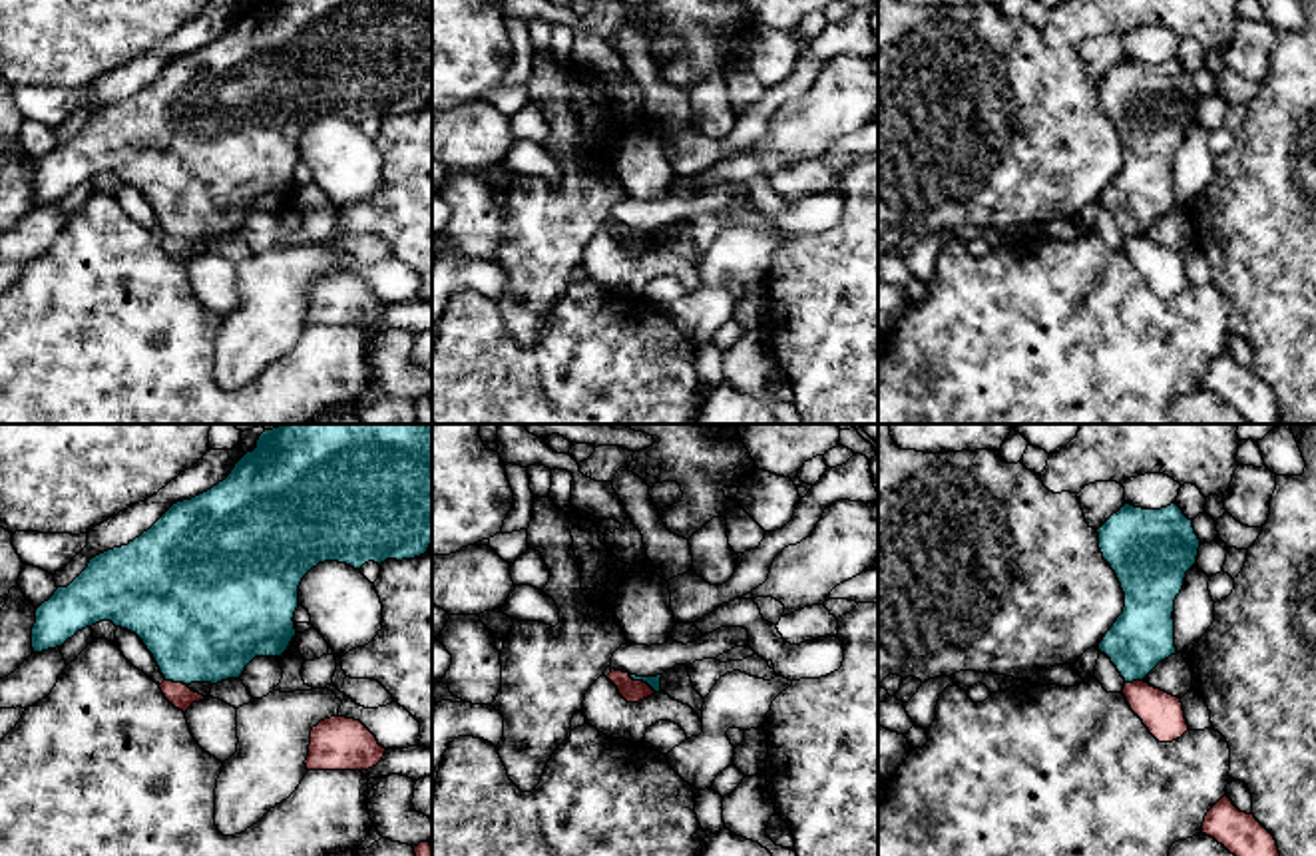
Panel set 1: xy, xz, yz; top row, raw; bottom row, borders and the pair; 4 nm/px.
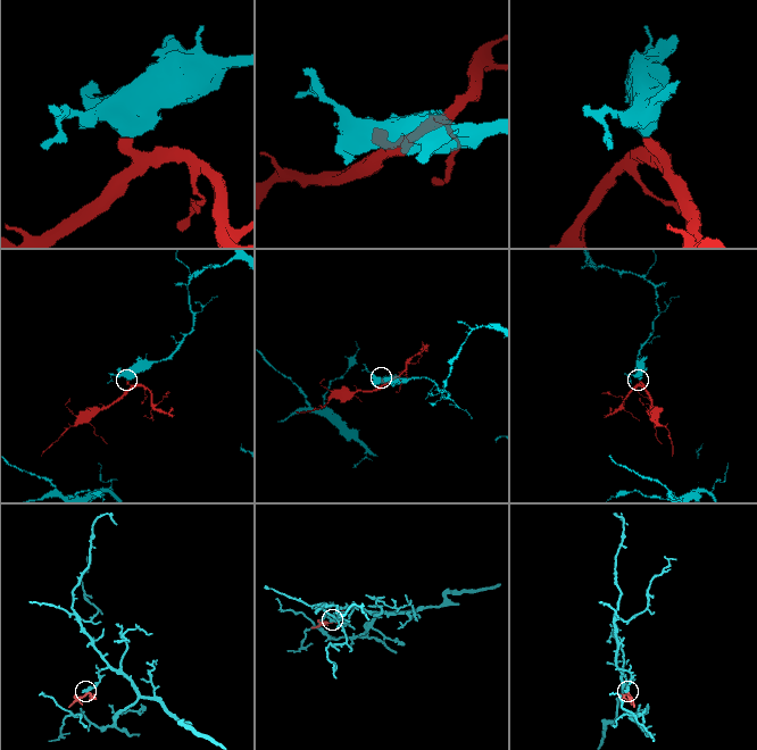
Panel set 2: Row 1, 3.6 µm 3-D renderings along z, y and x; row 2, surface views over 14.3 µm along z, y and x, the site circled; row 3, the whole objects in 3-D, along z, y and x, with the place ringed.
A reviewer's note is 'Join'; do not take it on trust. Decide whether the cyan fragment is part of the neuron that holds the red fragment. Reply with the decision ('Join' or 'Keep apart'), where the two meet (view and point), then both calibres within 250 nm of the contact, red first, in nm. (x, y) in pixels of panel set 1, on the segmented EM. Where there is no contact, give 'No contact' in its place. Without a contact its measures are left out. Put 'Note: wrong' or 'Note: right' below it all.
Keep apart. Touches red at xz (642, 681). Thickness 90 nm (red) against 50 nm
Note: wrong

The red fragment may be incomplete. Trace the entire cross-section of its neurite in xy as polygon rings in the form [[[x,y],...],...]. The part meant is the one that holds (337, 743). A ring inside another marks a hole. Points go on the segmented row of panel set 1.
[[[330,717],[311,731],[307,770],[368,770],[386,749],[354,719]]]

